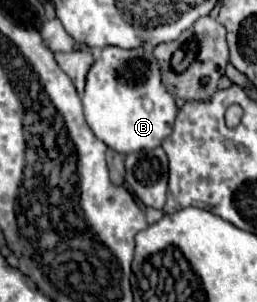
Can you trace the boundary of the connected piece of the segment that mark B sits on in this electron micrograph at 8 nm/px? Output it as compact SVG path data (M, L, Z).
M151 45L129 51L121 47L105 47L87 75L83 109L85 121L95 137L123 155L159 147L171 133L177 115L175 97L163 91Z

